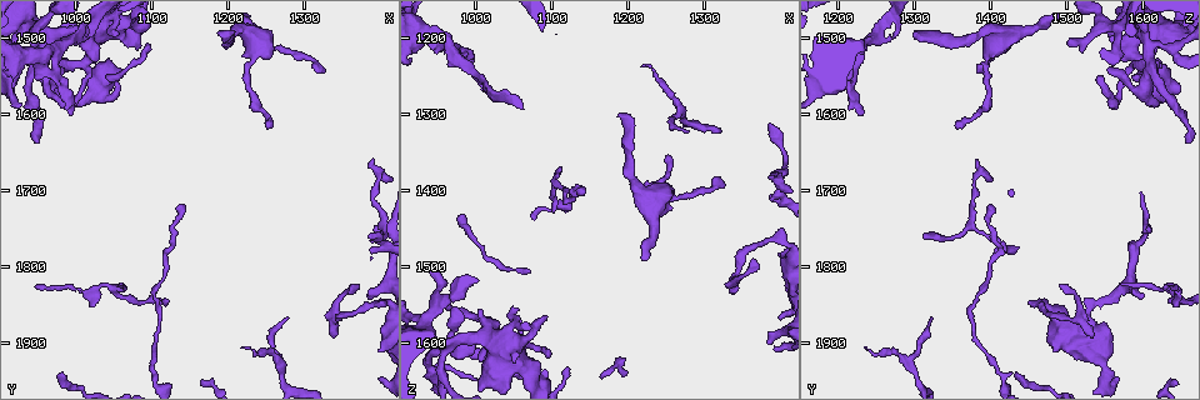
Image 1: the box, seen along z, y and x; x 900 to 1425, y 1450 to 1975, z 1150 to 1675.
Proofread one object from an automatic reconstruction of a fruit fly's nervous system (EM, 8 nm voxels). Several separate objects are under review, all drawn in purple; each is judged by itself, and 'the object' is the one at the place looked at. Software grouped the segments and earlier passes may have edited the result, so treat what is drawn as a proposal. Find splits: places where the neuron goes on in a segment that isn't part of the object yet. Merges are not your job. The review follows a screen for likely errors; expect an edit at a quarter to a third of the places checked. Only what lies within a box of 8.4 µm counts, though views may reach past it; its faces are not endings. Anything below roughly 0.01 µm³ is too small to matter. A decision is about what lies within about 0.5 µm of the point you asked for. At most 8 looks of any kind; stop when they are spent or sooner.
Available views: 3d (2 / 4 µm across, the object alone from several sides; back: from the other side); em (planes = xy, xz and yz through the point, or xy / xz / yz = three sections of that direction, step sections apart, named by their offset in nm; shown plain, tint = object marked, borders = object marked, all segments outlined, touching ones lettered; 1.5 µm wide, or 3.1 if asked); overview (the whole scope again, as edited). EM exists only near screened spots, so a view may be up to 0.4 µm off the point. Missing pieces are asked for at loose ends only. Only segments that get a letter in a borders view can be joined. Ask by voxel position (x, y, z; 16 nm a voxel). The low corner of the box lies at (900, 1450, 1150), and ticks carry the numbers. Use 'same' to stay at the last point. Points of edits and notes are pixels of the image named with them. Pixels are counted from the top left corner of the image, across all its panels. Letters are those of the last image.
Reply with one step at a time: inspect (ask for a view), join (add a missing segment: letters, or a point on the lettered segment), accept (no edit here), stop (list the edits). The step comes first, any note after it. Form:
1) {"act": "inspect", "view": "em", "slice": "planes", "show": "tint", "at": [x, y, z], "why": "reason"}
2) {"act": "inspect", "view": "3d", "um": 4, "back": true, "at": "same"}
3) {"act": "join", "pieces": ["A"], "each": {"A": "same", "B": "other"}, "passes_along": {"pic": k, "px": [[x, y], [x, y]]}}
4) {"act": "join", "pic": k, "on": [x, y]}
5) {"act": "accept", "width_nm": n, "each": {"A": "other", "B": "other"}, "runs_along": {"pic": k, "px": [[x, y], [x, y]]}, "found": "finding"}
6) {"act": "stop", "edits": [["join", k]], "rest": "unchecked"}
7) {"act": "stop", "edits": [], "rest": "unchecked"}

{"act": "inspect", "view": "3d", "um": 2, "at": [1250, 1610, 1355]}

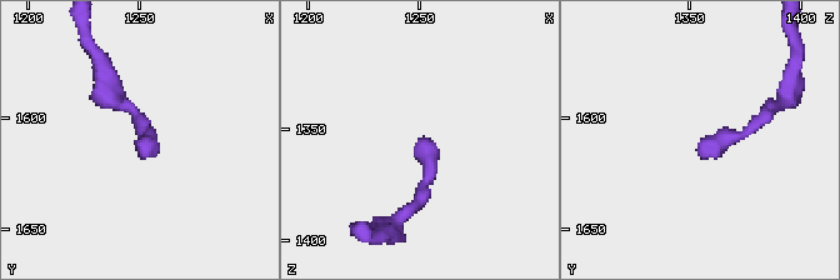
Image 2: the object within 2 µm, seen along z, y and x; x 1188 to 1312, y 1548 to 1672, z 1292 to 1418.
{"act": "inspect", "view": "em", "slice": "yz", "step": 4, "show": "borders", "at": [1249, 1611, 1356]}

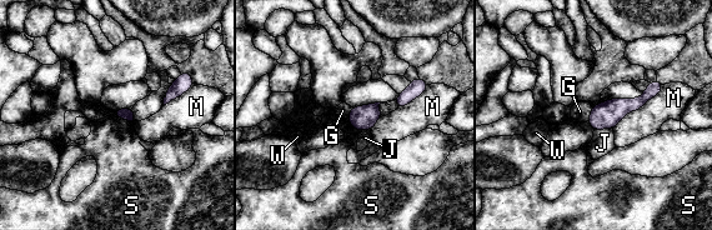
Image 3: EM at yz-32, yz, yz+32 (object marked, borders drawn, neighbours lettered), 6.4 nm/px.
{"act": "accept", "each": {"G": "other", "J": "other", "M": "other", "S": "other", "W": "other"}, "runs_along": {"pic": 3, "px": [[658, 85], [593, 124]]}, "found": "none of them fits"}

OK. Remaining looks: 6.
{"act": "inspect", "view": "3d", "um": 4, "at": [1120, 1845, 1635], "why": "thin end"}

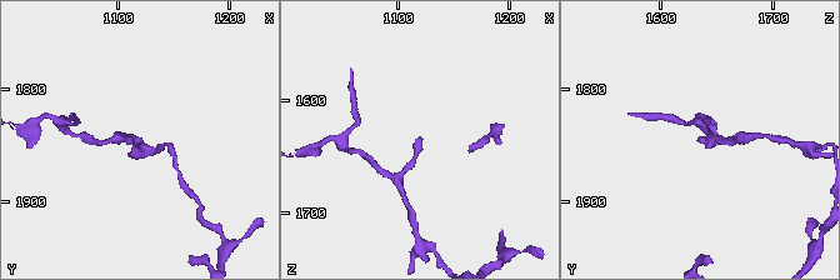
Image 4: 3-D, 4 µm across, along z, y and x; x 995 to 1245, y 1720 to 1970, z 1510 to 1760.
{"act": "inspect", "view": "em", "slice": "planes", "show": "borders", "at": [1120, 1844, 1632], "why": "need the tissue"}

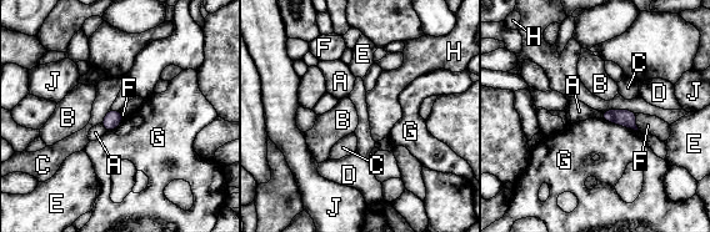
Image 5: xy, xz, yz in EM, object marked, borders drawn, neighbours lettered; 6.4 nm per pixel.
{"act": "accept", "each": {"A": "other", "B": "other", "C": "other", "D": "other", "E": "other", "F": "other", "G": "other", "H": "other", "J": "other"}, "border": {"pic": 5, "px": [[100, 124], [106, 130]]}, "found": "none of them fits"}

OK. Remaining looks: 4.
{"act": "inspect", "view": "3d", "um": 2, "at": [940, 1505, 1510]}

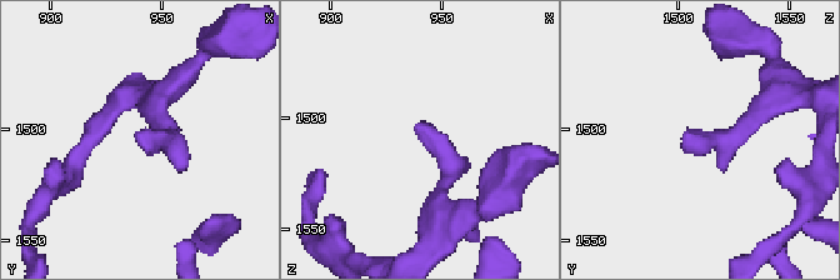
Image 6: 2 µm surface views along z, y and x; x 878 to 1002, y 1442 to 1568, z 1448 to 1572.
{"act": "inspect", "view": "em", "slice": "planes", "show": "tint", "at": [938, 1503, 1505]}

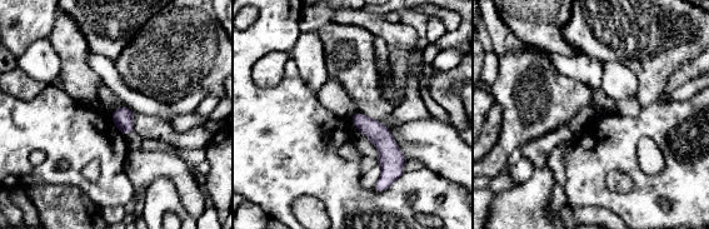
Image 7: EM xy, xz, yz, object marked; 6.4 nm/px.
{"act": "inspect", "view": "em", "slice": "planes", "show": "borders", "at": "same"}

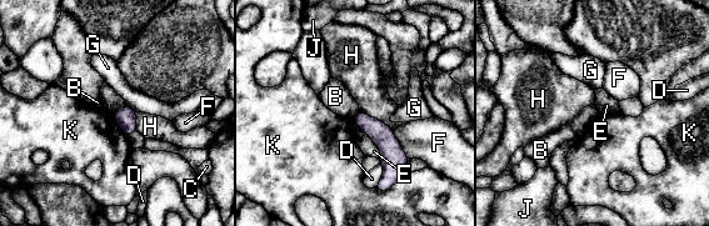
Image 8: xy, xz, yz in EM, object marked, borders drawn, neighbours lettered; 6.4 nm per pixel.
{"act": "accept", "each": {"B": "other", "C": "other", "D": "other", "E": "other", "F": "other", "G": "other", "H": "other", "J": "other", "K": "other"}, "border": {"pic": 8, "px": [[354, 121], [379, 149], [380, 157]]}, "found": "none of them fits"}

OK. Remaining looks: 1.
{"act": "stop", "edits": [], "rest": "unchecked"}

